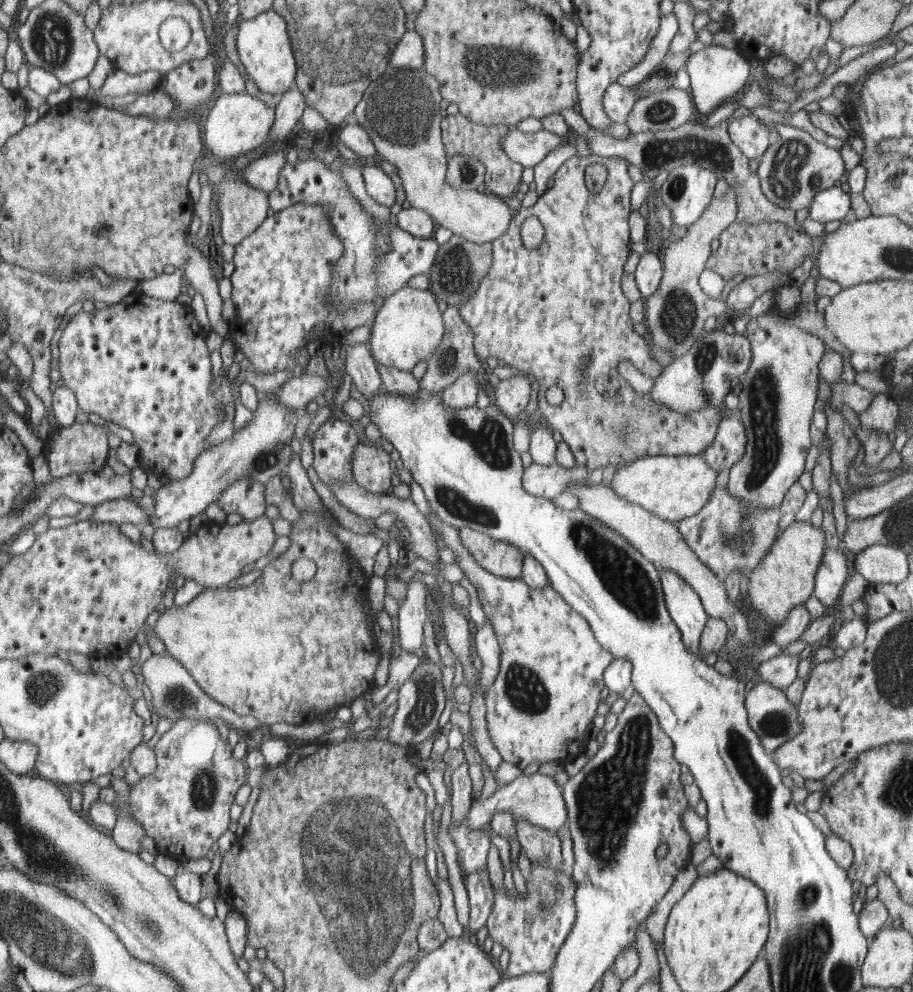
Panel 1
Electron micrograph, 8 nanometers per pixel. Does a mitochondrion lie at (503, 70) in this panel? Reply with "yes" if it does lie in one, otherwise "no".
yes

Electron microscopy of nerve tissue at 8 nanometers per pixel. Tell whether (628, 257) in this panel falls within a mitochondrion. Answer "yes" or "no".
no

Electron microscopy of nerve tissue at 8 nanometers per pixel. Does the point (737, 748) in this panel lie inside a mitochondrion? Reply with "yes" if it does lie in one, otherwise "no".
yes

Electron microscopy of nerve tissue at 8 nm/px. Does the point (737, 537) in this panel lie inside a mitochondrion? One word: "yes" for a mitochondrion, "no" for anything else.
yes

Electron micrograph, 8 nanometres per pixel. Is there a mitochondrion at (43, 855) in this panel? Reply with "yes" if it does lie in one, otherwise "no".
yes

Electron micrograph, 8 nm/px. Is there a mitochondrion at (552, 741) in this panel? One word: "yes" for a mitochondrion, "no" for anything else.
no

